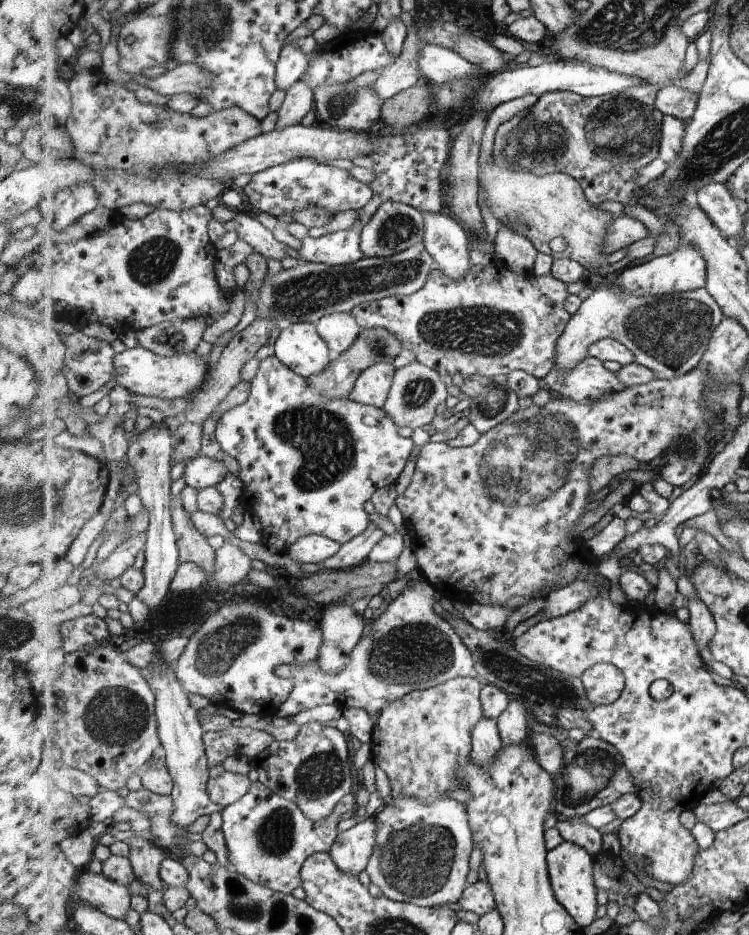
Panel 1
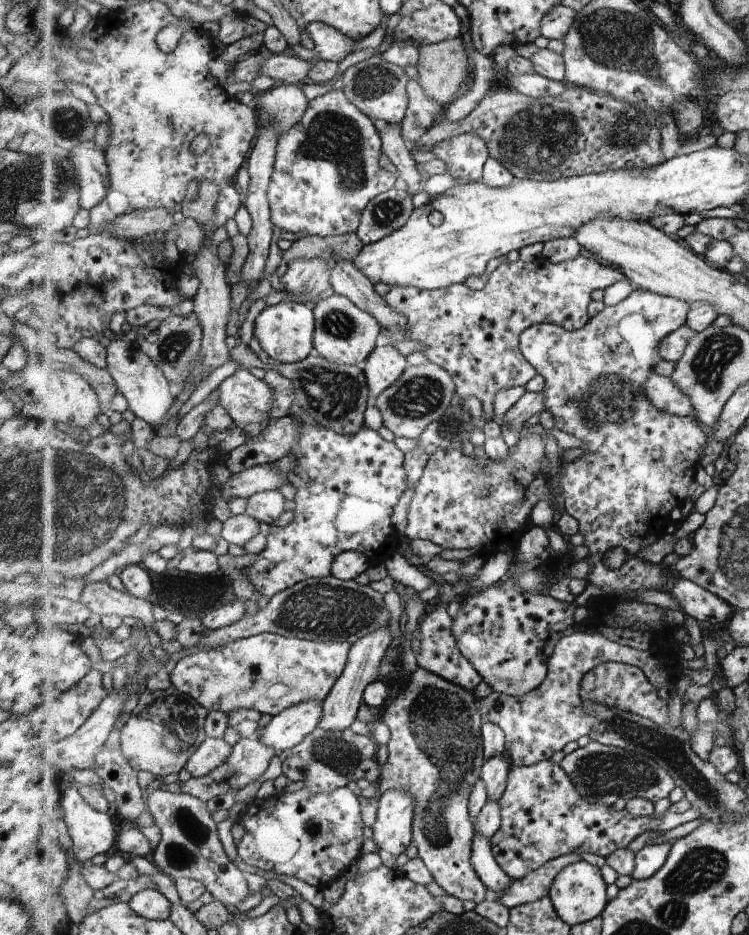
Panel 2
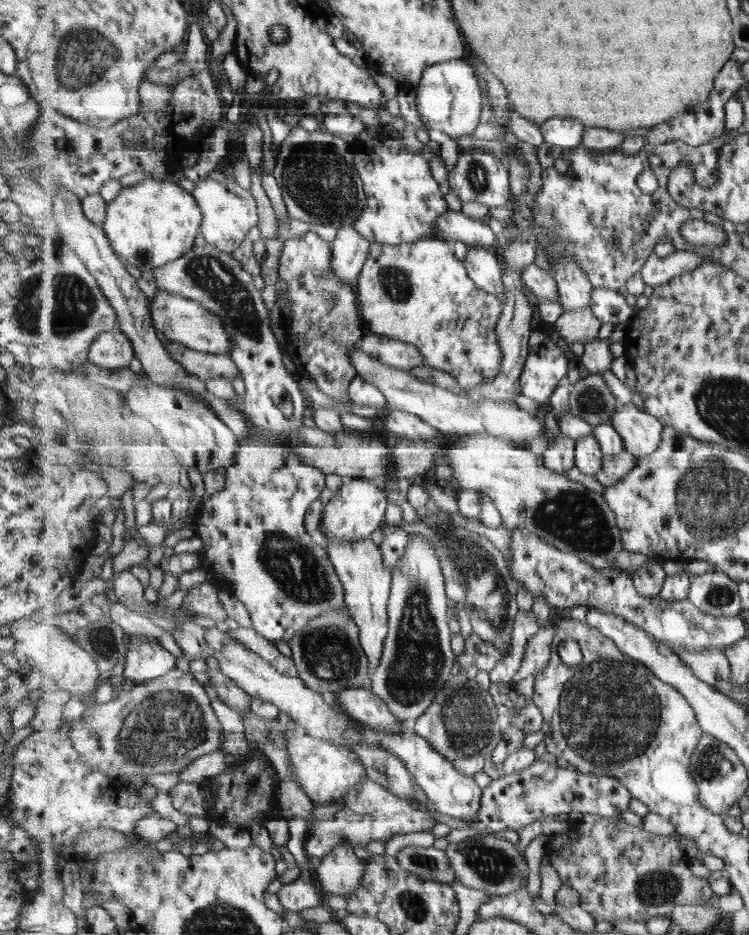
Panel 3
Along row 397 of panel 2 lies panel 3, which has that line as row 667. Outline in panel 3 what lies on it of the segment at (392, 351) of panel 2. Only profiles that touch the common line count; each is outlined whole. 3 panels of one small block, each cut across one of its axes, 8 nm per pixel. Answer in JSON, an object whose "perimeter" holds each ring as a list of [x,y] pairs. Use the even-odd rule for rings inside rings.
{"perimeter":[[[324,535],[326,549],[330,560],[345,588],[345,604],[360,628],[360,643],[370,660],[370,670],[375,671],[381,664],[385,650],[385,640],[389,634],[388,604],[392,590],[392,573],[384,560],[381,547],[375,544],[372,537],[357,542],[335,542]]]}

